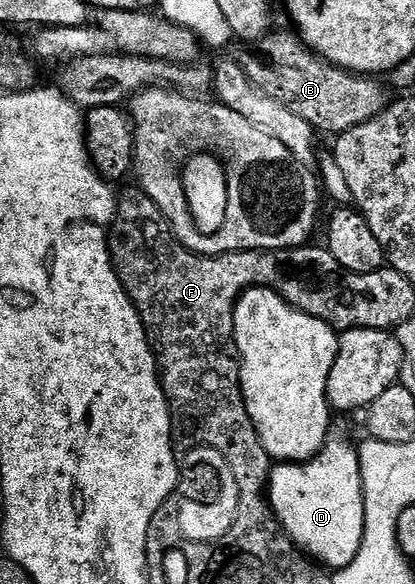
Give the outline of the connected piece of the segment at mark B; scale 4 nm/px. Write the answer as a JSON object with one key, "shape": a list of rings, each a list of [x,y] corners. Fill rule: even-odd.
{"shape":[[[271,31],[262,38],[262,53],[254,61],[245,62],[247,76],[261,92],[267,93],[276,103],[284,103],[292,115],[308,119],[319,134],[337,135],[378,117],[388,104],[381,80],[361,73],[349,73],[347,69],[328,63],[317,53],[307,48],[297,32],[277,33]]]}

